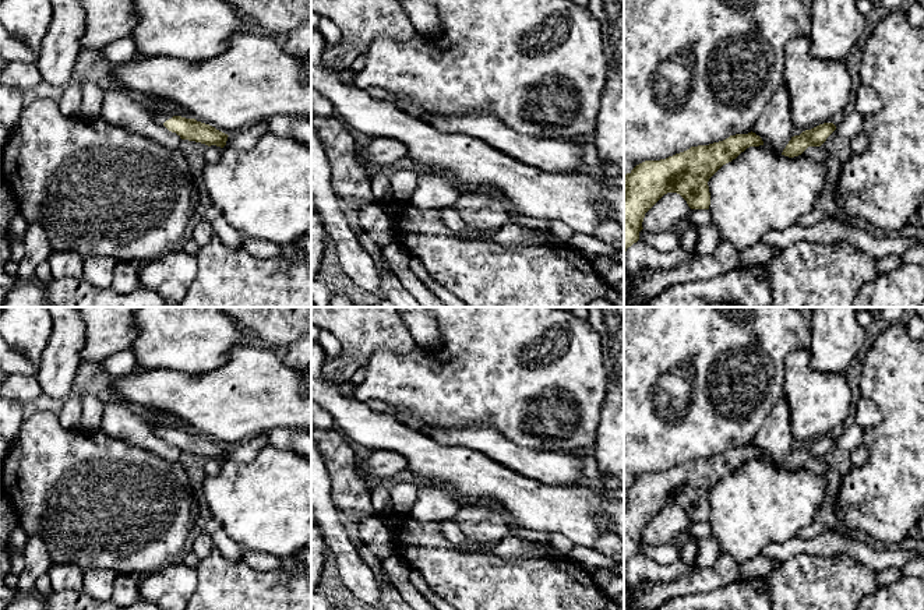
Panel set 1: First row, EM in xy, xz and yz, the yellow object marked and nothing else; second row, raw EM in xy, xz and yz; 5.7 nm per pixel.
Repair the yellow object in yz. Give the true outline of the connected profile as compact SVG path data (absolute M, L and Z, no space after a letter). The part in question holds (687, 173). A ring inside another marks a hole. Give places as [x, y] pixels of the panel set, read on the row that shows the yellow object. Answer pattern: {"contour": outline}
{"contour": "M751 131L636 165L624 176L624 254L639 240L645 214L664 194L680 194L691 209L709 209L709 179L747 148L759 145L762 138Z"}

